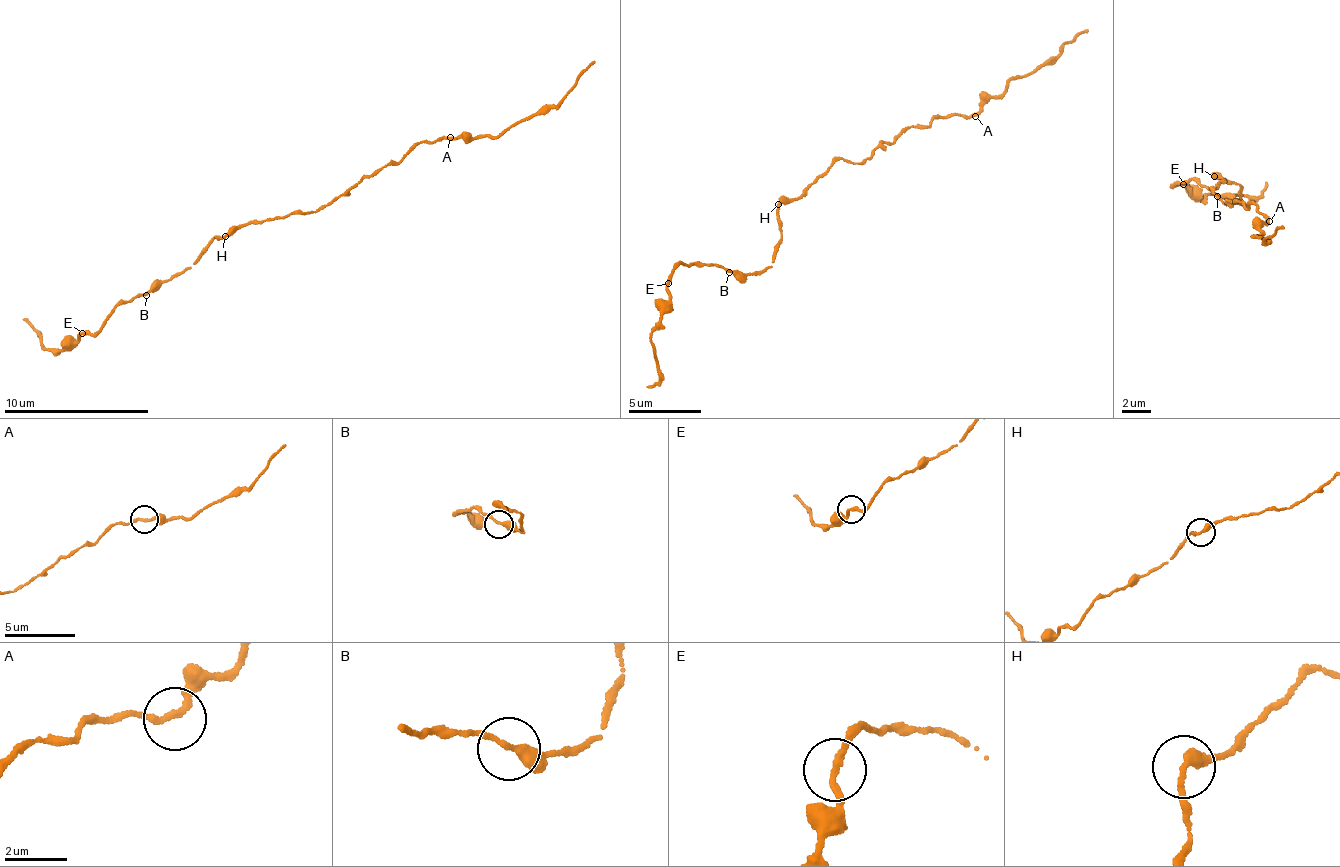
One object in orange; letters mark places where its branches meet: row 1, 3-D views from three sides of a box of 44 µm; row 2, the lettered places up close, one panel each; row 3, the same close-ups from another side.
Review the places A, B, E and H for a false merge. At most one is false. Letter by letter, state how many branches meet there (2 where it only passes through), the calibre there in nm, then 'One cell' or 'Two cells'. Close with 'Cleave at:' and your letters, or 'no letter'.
A: Branches: 2. Thickness 200 nm. One cell
B: Branches: 2. Thickness 220 nm. One cell
E: Branches: 2. Thickness 200 nm. One cell
H: Branches: 2. Thickness 280 nm. One cell
Cleave at: no letter

